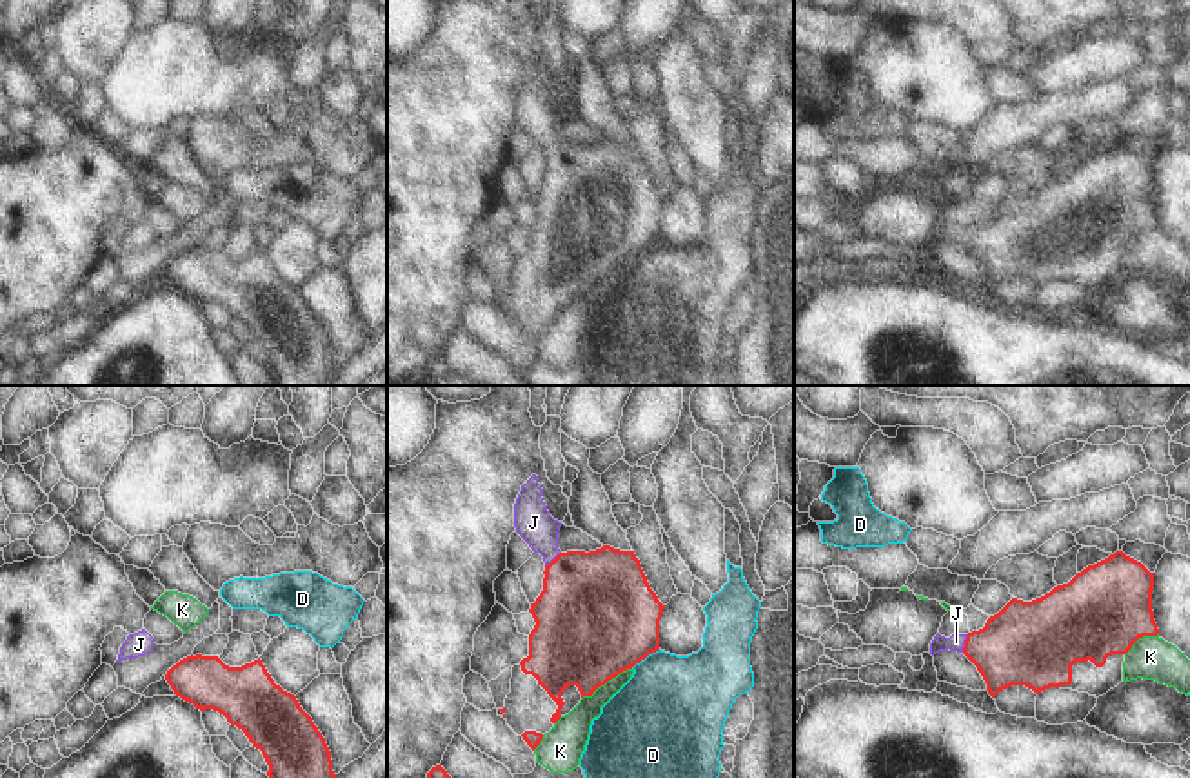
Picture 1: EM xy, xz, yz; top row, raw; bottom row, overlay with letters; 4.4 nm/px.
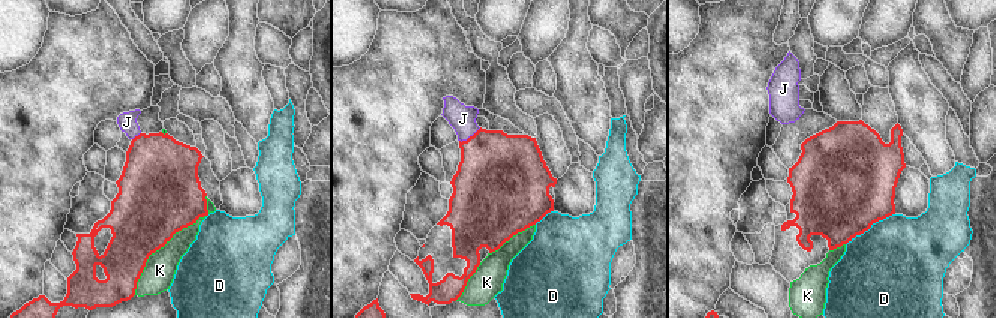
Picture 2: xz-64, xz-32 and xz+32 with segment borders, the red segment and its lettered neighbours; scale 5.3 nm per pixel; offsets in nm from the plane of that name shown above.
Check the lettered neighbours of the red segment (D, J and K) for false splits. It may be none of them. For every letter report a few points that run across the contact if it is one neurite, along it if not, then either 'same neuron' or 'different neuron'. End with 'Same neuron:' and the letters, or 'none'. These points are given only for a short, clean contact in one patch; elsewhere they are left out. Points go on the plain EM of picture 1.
D: line xz (660, 242), (631, 260); different neuron
J: line yz (1021, 237), (965, 237), (956, 235); same neuron
K: different neuron
Same neuron: J

